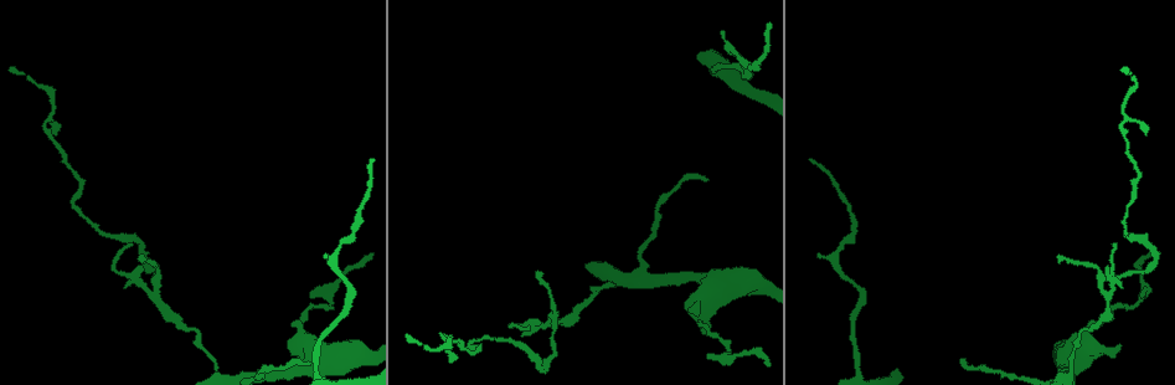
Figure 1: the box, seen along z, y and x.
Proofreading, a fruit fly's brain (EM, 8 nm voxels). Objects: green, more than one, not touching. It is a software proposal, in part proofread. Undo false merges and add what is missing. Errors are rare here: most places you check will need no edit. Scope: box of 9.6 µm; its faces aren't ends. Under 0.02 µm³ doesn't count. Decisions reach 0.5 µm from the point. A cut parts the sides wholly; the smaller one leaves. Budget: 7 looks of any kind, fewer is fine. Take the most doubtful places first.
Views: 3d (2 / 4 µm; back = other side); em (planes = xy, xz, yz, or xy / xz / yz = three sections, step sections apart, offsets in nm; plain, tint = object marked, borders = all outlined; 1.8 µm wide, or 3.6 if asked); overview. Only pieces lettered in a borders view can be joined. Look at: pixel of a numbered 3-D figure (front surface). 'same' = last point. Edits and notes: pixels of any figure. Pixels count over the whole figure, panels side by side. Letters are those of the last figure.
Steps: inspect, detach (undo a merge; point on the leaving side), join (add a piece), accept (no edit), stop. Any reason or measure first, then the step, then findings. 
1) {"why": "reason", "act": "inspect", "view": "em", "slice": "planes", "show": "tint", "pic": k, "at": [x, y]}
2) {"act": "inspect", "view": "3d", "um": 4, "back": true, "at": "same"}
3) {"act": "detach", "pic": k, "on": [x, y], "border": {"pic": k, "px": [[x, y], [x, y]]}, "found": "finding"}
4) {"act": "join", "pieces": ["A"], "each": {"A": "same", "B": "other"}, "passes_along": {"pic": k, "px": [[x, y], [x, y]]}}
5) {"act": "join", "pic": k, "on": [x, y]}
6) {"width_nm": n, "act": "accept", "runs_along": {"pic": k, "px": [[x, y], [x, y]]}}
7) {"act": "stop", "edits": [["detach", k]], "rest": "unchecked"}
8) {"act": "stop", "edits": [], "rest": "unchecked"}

{"act": "inspect", "view": "em", "slice": "xy", "step": 4, "show": "tint", "pic": 1, "at": [159, 298]}

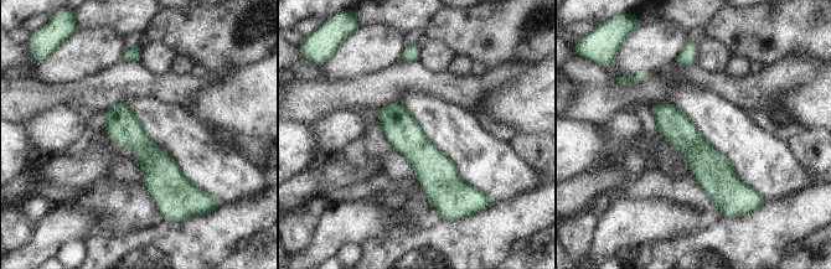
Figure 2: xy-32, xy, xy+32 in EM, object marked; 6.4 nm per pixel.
{"act": "inspect", "view": "em", "slice": "planes", "show": "borders", "at": "same"}

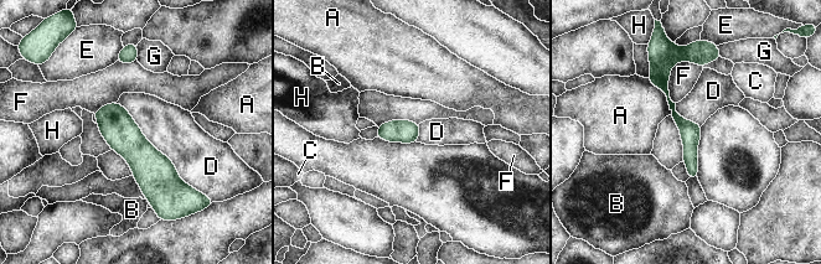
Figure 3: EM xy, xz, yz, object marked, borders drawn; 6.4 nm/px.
{"width_nm": 130, "act": "accept", "each": {"A": "other", "B": "other", "C": "other", "D": "other", "E": "other", "F": "other", "G": "other", "H": "other"}, "border": {"pic": 3, "px": [[117, 102], [197, 190]]}, "found": "continuous, no second neuron"}

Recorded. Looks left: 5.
{"why": "thin end", "act": "inspect", "view": "em", "slice": "yz", "step": 4, "show": "tint", "pic": 1, "at": [706, 357]}

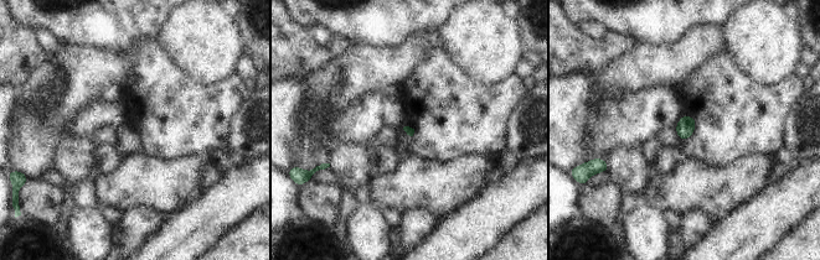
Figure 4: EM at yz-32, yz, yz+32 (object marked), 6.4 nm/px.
{"act": "inspect", "view": "em", "slice": "planes", "show": "borders", "at": "same"}

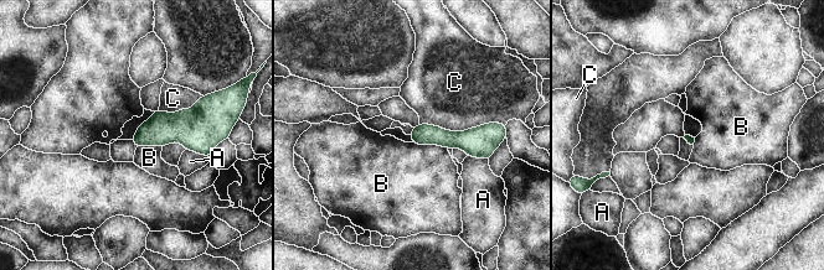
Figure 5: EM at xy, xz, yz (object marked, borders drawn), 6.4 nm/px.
{"act": "accept", "each": {"A": "other", "B": "other", "C": "other"}, "runs_along": {"pic": 5, "px": [[487, 131], [477, 139], [413, 135]]}, "found": "none of them fits"}

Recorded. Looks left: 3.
{"why": "tapers out", "act": "inspect", "view": "3d", "um": 4, "back": true, "pic": 1, "at": [1147, 135]}

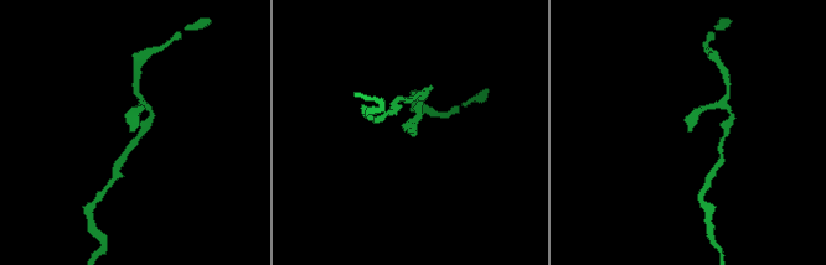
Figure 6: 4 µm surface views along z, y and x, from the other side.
{"act": "inspect", "view": "em", "um": 3.6, "slice": "planes", "show": "plain", "pic": 6, "at": [408, 133]}

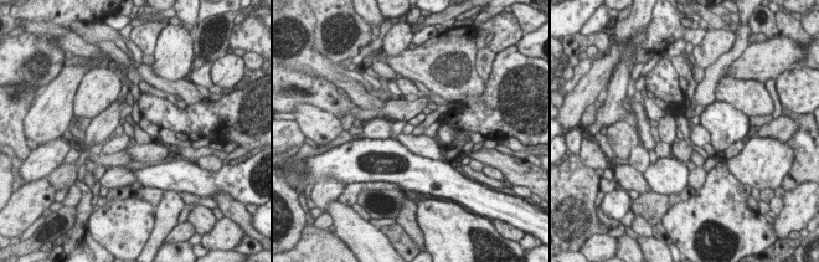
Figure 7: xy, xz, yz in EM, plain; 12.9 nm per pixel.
{"act": "inspect", "view": "em", "um": 3.6, "slice": "planes", "show": "borders", "at": "same"}

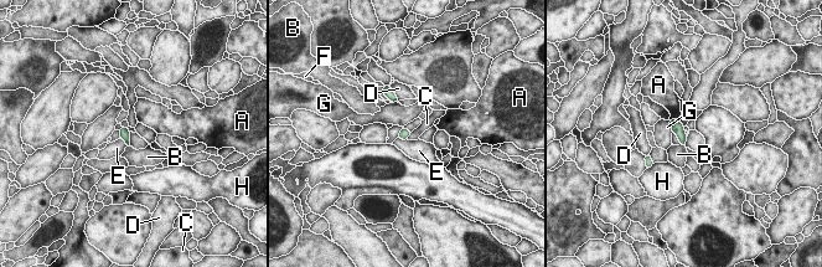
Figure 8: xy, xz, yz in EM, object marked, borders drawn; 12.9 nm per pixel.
{"width_nm": 130, "act": "accept", "each": {"A": "other", "B": "other", "C": "other", "D": "other", "E": "other", "F": "other", "G": "other", "H": "other"}, "found": "none of them fits"}

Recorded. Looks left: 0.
{"act": "stop", "edits": [], "rest": "unchecked"}

